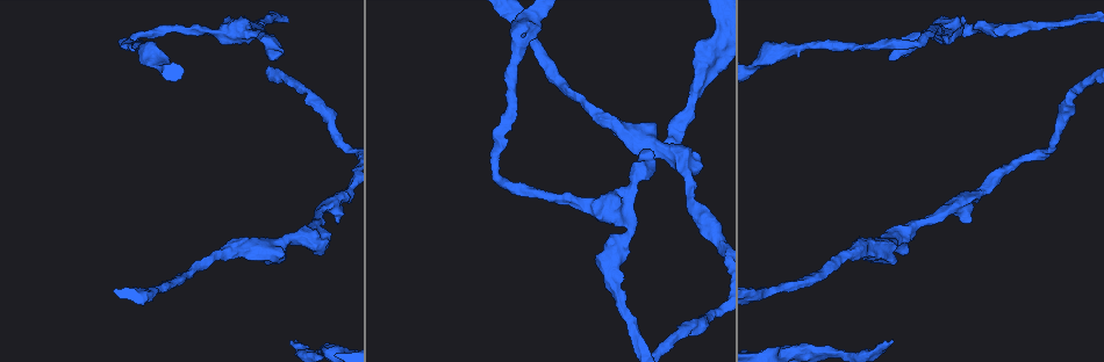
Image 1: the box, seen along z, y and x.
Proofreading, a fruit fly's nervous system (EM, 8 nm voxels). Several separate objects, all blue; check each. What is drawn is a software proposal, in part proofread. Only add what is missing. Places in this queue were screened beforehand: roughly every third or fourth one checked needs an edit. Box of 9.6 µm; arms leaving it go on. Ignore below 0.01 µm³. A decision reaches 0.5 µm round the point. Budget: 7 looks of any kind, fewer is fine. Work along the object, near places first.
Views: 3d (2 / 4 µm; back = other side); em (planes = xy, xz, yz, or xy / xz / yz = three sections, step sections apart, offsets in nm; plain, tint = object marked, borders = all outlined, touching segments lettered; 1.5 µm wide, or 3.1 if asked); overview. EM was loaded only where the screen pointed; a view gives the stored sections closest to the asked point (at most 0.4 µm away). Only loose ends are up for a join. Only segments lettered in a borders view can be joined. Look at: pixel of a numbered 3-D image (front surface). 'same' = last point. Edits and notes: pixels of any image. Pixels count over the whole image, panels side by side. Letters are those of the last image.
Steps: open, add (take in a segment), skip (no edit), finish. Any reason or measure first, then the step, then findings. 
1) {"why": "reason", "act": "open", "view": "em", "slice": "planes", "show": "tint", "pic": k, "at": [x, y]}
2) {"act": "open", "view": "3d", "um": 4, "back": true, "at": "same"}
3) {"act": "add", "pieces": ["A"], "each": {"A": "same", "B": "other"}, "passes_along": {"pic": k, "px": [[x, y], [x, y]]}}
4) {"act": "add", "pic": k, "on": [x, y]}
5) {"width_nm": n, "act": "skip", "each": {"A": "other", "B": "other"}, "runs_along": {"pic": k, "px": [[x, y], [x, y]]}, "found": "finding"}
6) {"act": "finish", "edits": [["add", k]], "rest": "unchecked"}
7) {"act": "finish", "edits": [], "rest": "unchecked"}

{"act": "open", "view": "3d", "um": 2, "pic": 1, "at": [649, 152]}

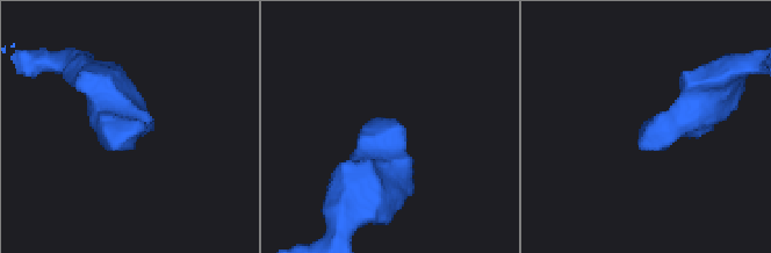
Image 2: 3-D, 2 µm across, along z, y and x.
{"why": "now the EM", "act": "open", "view": "em", "slice": "planes", "show": "borders", "pic": 2, "at": [392, 125]}

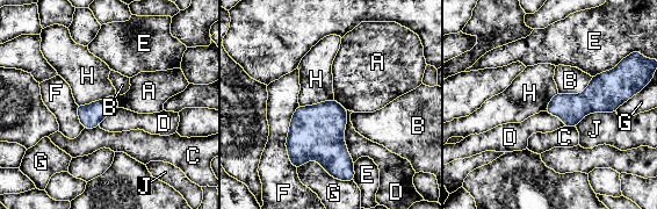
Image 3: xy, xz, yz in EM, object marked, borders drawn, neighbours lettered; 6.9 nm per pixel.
{"act": "skip", "each": {"A": "other", "B": "other", "C": "other", "D": "other", "E": "other", "F": "other", "G": "other", "H": "other", "J": "other"}, "border": {"pic": 3, "px": [[115, 94], [89, 103], [77, 105]]}, "found": "no lettered segment goes on from it"}

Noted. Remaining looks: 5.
{"why": "branch stops here", "act": "open", "view": "3d", "um": 4, "pic": 1, "at": [296, 343]}

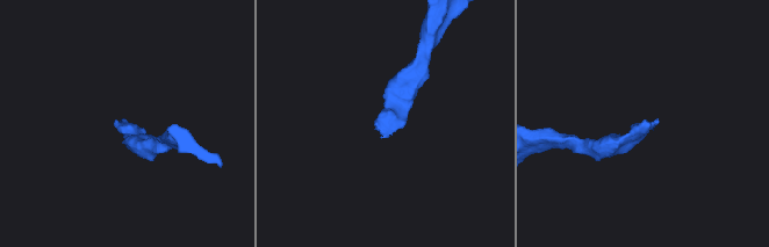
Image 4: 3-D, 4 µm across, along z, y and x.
{"act": "open", "view": "em", "slice": "xz", "step": 4, "show": "borders", "pic": 4, "at": [384, 137]}

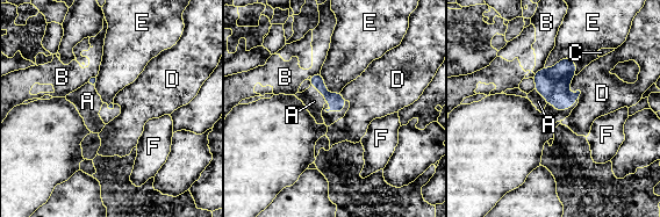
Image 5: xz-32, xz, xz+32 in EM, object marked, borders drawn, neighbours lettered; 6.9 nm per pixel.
{"act": "add", "pieces": ["A"], "each": {"A": "same", "B": "other", "C": "other", "D": "other", "E": "other", "F": "other"}, "passes_along": {"pic": 5, "px": [[336, 100], [321, 93], [314, 101]]}, "found": "the cell continues"}

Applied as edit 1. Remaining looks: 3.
{"act": "finish", "edits": [["add", 5]], "rest": "unchecked"}

